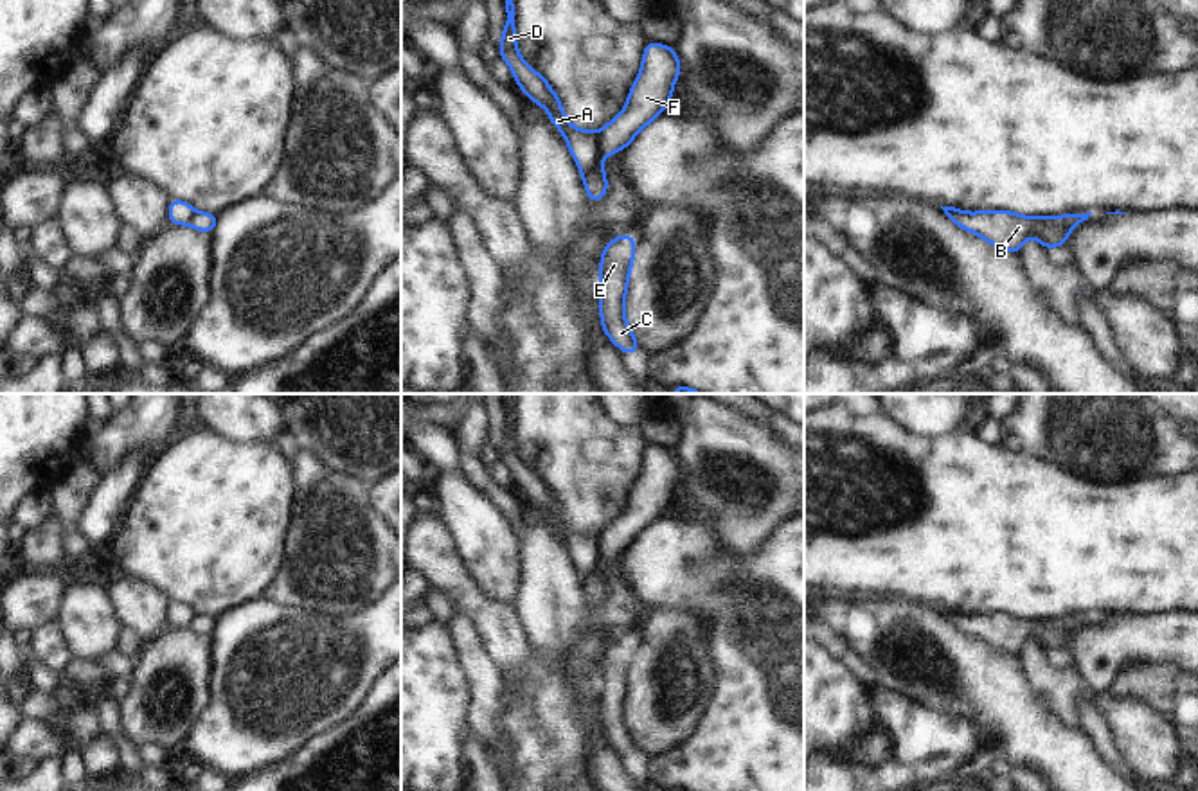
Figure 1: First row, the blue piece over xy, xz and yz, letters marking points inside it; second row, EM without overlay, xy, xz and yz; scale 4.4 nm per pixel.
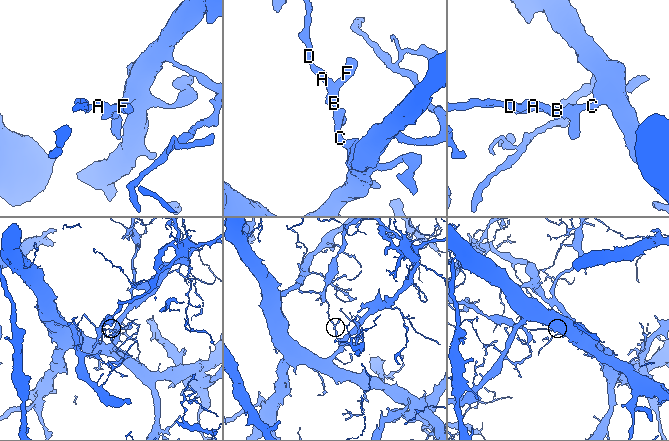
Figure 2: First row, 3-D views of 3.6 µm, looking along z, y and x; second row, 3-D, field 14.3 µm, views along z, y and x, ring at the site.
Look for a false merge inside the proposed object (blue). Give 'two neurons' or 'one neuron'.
two neurons

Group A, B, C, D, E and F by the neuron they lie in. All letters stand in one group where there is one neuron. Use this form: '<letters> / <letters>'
A D / B C E F

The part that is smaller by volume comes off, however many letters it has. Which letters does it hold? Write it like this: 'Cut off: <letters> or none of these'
Cut off: A, D

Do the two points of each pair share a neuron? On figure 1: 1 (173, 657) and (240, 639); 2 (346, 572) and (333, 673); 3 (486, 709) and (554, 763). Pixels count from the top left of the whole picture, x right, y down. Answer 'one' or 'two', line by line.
1: two
2: two
3: two

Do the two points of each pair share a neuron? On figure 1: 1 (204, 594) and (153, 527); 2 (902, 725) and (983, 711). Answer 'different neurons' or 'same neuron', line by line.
1: same neuron
2: different neurons

